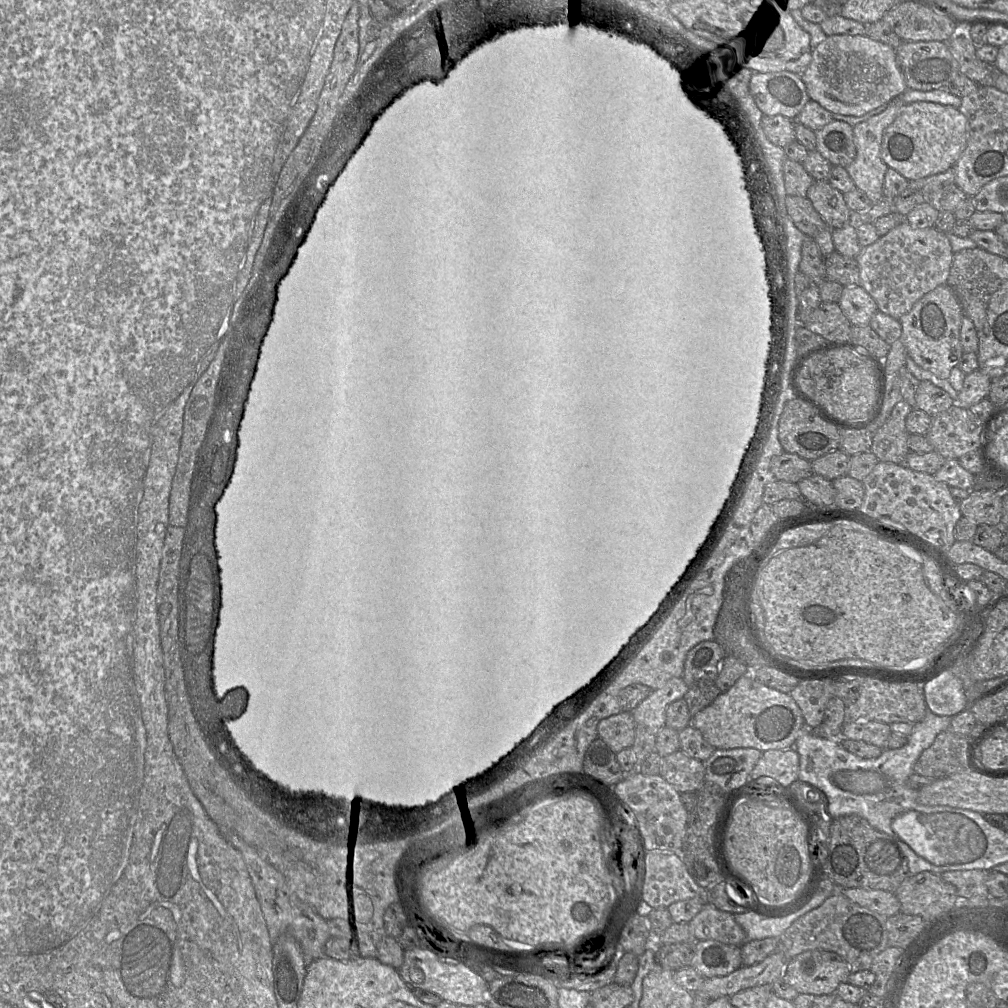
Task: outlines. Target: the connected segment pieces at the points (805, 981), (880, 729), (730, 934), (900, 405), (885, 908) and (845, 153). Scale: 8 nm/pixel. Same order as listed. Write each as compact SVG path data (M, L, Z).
M808 950L788 961L782 980L798 994L834 995L850 974L847 962L836 953Z
M879 721L844 722L840 737L864 741L882 749L888 747L888 739L892 731L889 724Z
M706 903L689 922L692 936L696 940L716 940L724 944L742 946L747 936L734 919L733 914L721 911Z
M902 399L894 406L885 423L873 429L871 452L880 462L901 464L910 453L906 418L911 410L912 407Z
M845 888L841 889L841 893L850 901L885 917L894 916L901 910L899 900L895 893L892 892L863 888Z
M832 120L815 131L816 150L833 165L848 166L856 156L853 126L842 120Z

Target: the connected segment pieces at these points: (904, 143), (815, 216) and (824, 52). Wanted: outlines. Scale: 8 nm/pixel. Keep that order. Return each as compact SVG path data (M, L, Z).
M916 101L905 104L895 120L885 129L881 157L888 167L908 180L917 180L954 167L966 148L967 139L968 121L958 108Z
M786 195L786 207L795 226L806 236L815 237L826 228L822 216L806 196Z
M867 35L827 36L812 51L812 60L802 72L810 99L832 113L859 116L888 104L907 89L898 66L895 48Z

